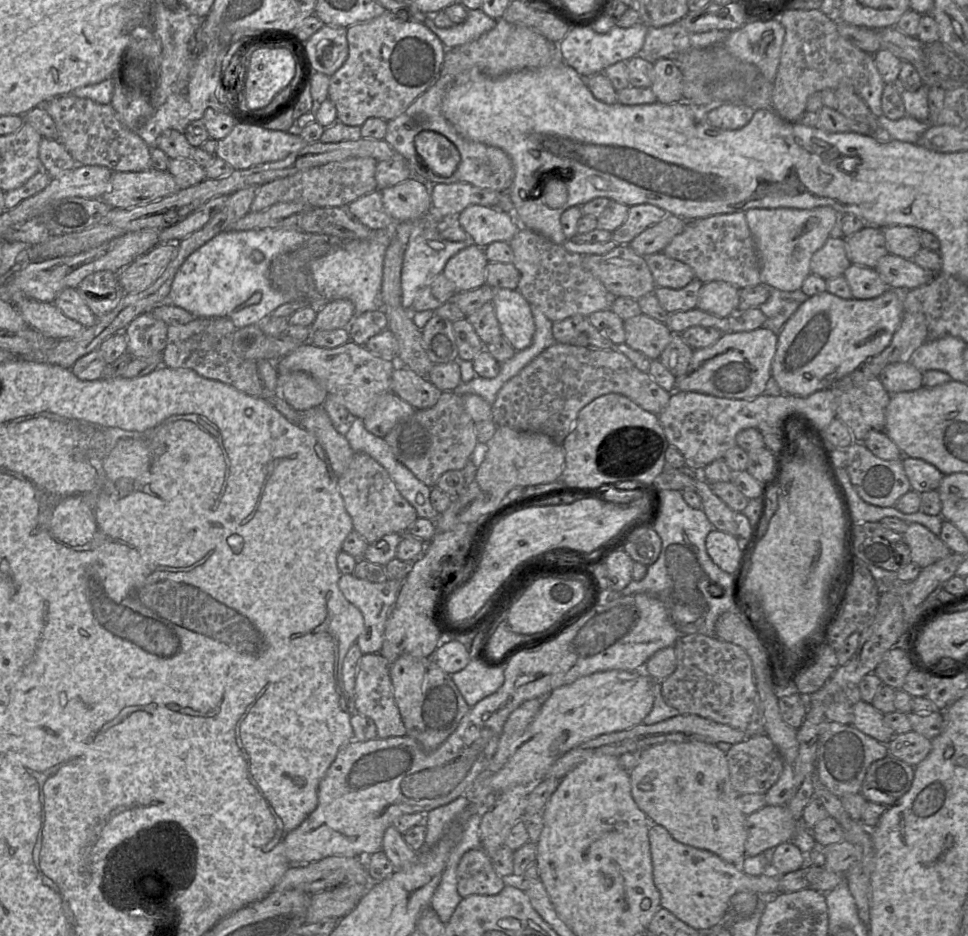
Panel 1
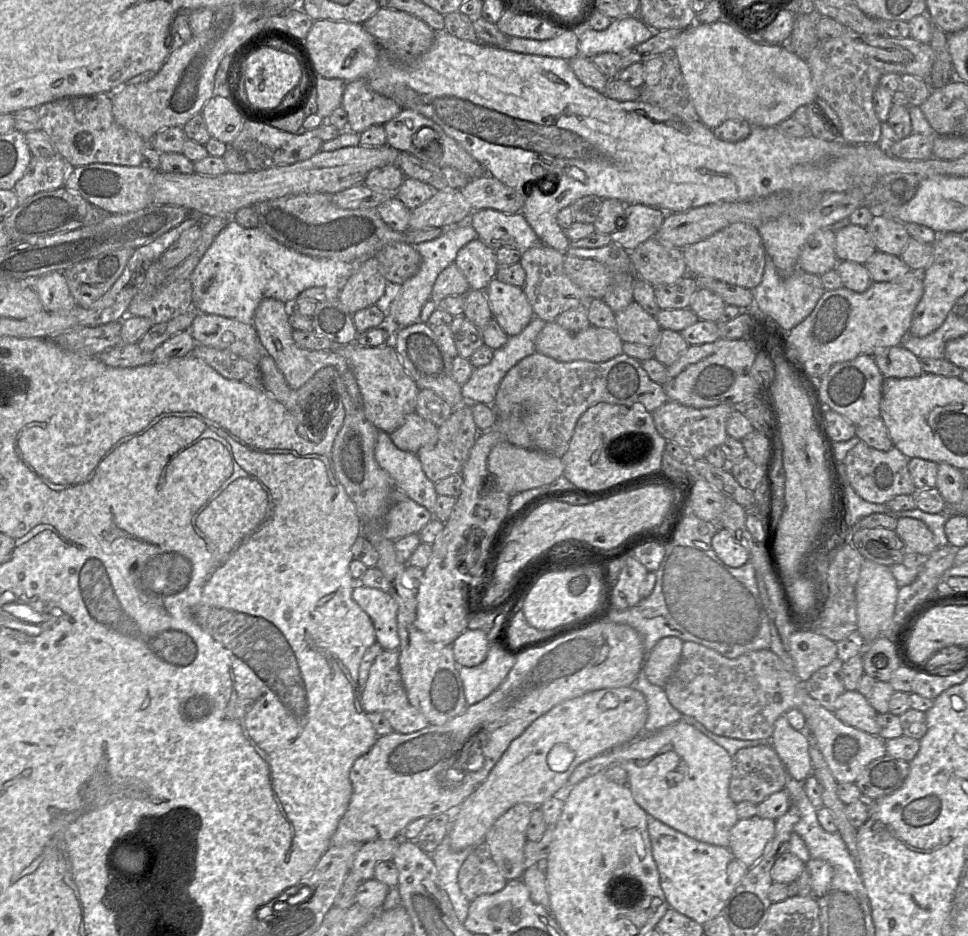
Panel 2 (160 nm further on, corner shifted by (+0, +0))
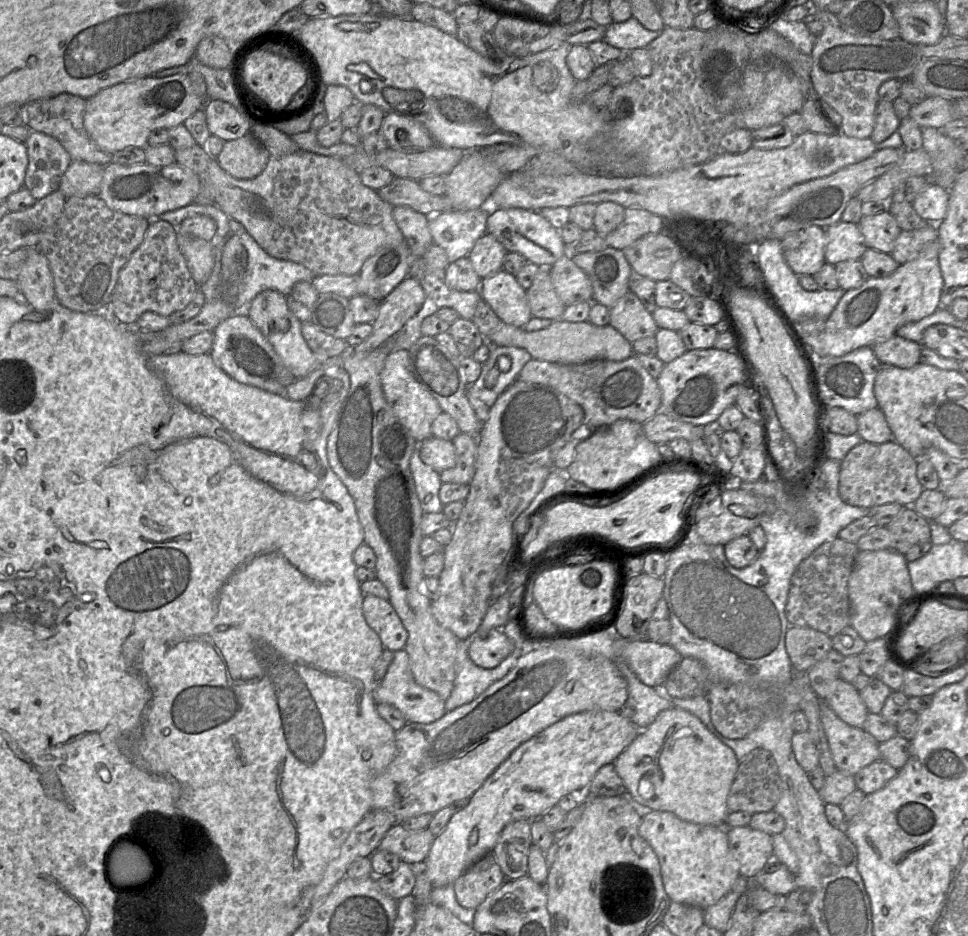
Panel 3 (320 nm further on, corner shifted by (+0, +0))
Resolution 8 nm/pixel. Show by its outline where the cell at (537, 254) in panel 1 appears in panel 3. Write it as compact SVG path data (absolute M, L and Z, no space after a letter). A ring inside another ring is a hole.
M540 267L526 292L532 316L551 320L561 319L566 305L554 289L550 267Z

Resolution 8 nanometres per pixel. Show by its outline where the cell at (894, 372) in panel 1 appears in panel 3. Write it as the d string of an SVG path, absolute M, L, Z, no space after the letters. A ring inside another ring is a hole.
M895 334L876 342L872 348L882 365L909 369L919 363L922 345Z

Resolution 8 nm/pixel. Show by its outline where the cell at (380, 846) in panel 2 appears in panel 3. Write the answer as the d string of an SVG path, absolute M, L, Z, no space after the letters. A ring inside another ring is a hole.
M395 823L385 834L377 849L395 854L401 862L423 864L436 837L427 829L407 830Z

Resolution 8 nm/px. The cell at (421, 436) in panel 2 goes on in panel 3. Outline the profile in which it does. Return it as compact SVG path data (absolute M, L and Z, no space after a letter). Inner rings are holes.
M431 436L421 441L417 450L422 462L438 473L456 463L454 445L450 440Z

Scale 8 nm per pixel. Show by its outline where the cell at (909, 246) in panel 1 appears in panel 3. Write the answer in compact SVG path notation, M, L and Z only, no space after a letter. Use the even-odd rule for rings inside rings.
M889 211L863 216L858 224L867 248L891 253L895 240L901 232L895 217Z

